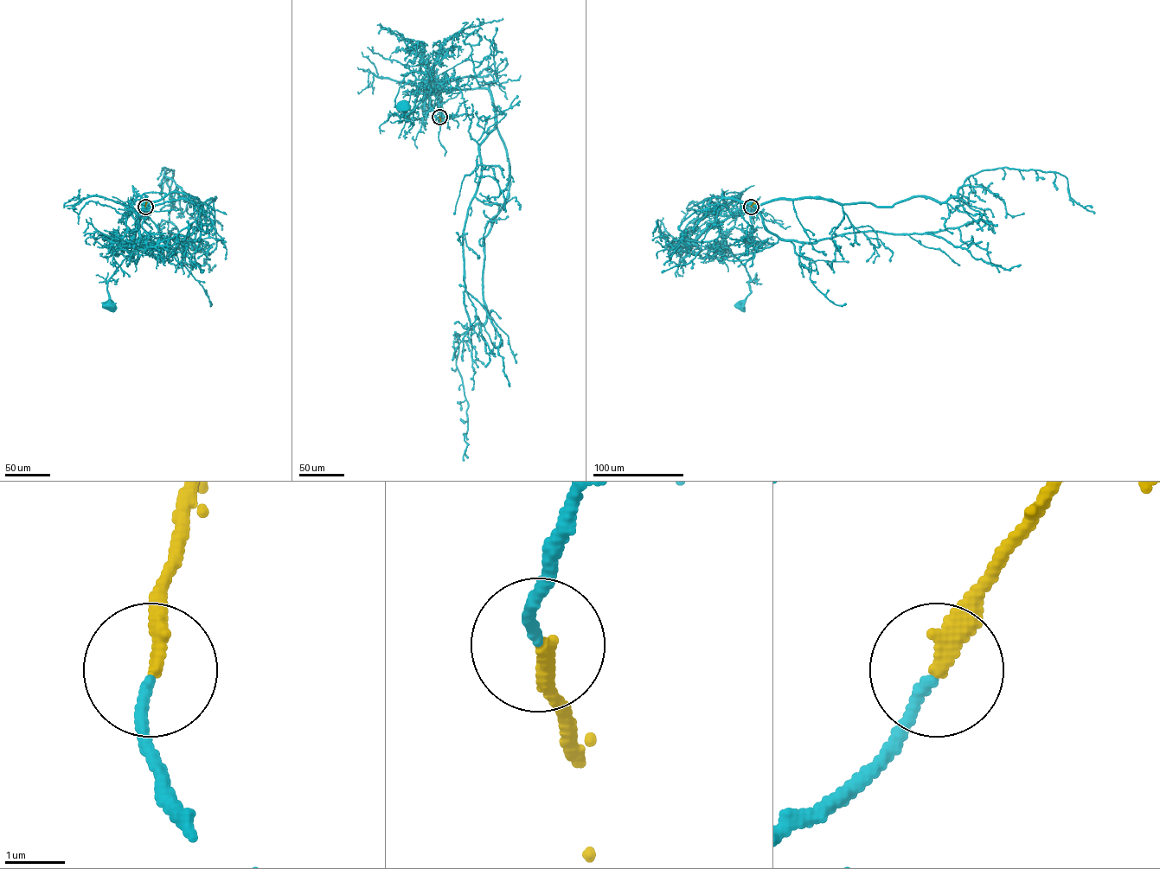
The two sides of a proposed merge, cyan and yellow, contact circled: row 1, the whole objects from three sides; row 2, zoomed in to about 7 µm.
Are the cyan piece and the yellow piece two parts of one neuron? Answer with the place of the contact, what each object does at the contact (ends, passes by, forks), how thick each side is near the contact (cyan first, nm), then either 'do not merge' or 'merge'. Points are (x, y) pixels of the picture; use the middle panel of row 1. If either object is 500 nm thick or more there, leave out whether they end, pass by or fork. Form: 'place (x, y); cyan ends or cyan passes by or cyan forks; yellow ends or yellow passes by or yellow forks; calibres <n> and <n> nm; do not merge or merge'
place (439, 117); cyan ends; yellow ends; calibres 170 and 280 nm; merge

